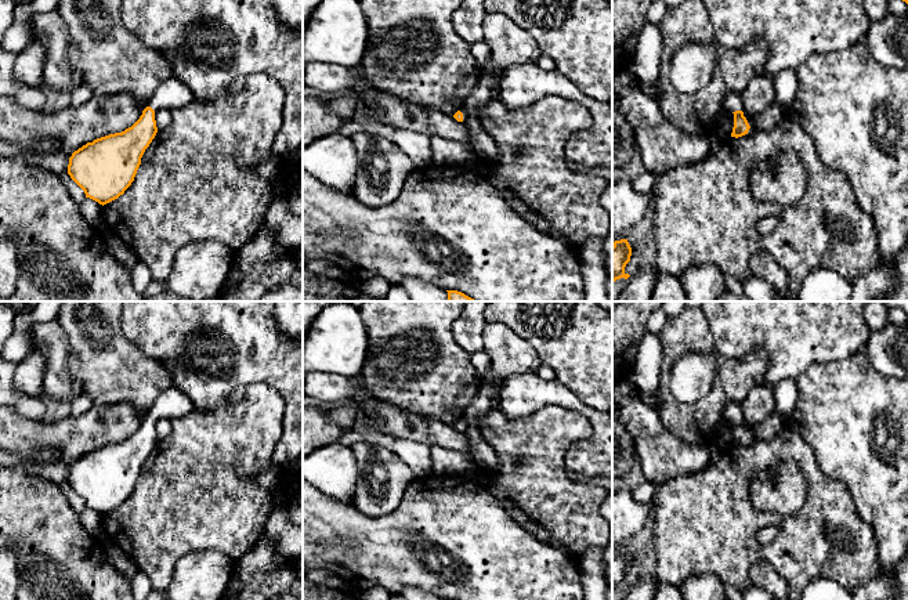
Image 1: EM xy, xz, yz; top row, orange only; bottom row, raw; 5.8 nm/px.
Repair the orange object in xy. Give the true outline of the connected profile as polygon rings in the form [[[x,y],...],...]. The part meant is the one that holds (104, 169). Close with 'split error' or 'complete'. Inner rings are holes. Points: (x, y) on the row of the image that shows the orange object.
[[[169,77],[149,98],[140,119],[122,133],[87,142],[72,153],[68,174],[90,198],[106,205],[131,185],[141,158],[158,133],[155,112],[174,109],[195,101],[188,86]]] | split error

